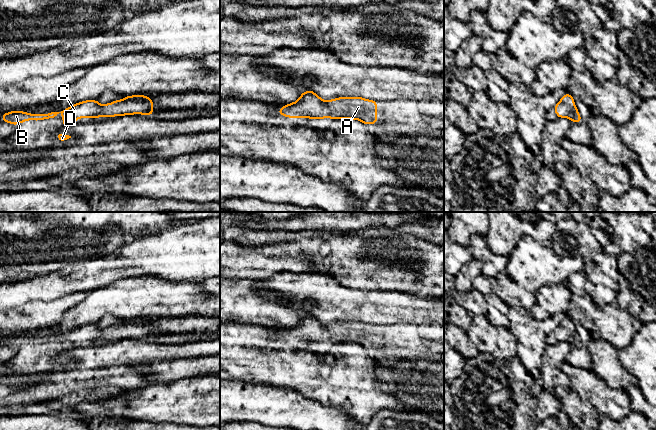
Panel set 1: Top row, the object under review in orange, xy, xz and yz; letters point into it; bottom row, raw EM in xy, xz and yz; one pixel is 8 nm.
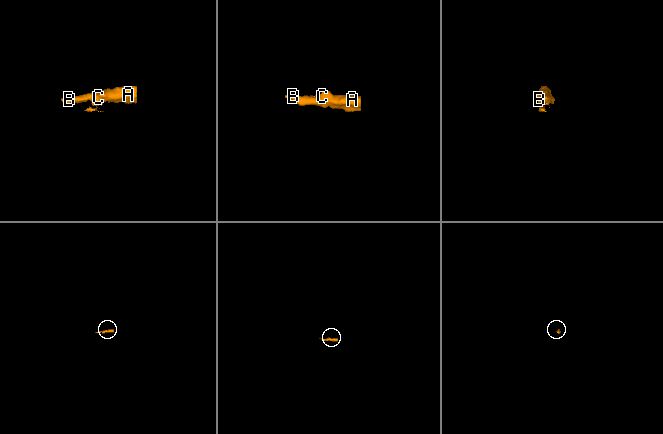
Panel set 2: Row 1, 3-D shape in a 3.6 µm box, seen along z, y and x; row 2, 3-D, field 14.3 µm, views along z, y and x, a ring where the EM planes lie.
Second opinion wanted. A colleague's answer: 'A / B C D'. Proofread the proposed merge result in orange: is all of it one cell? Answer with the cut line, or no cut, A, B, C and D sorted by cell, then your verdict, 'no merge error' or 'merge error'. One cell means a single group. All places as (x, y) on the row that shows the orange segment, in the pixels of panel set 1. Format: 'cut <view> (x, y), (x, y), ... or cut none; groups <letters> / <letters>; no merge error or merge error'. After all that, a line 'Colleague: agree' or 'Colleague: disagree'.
cut none; groups A B C D; no merge error
Colleague: disagree

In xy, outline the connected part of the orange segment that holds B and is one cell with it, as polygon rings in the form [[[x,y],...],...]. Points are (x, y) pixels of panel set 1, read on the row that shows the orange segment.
[[[145,95],[126,96],[122,100],[117,100],[106,105],[100,105],[98,100],[87,100],[61,111],[47,114],[29,114],[24,111],[8,112],[1,116],[1,120],[10,124],[18,125],[26,120],[45,120],[54,118],[59,113],[63,115],[63,127],[72,126],[78,118],[88,117],[112,117],[121,115],[142,115],[151,116],[153,114],[153,99]]]

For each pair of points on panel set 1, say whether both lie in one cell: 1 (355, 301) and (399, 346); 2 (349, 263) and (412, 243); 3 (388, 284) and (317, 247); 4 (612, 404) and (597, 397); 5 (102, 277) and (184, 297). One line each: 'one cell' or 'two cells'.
1: two cells
2: one cell
3: one cell
4: one cell
5: two cells

